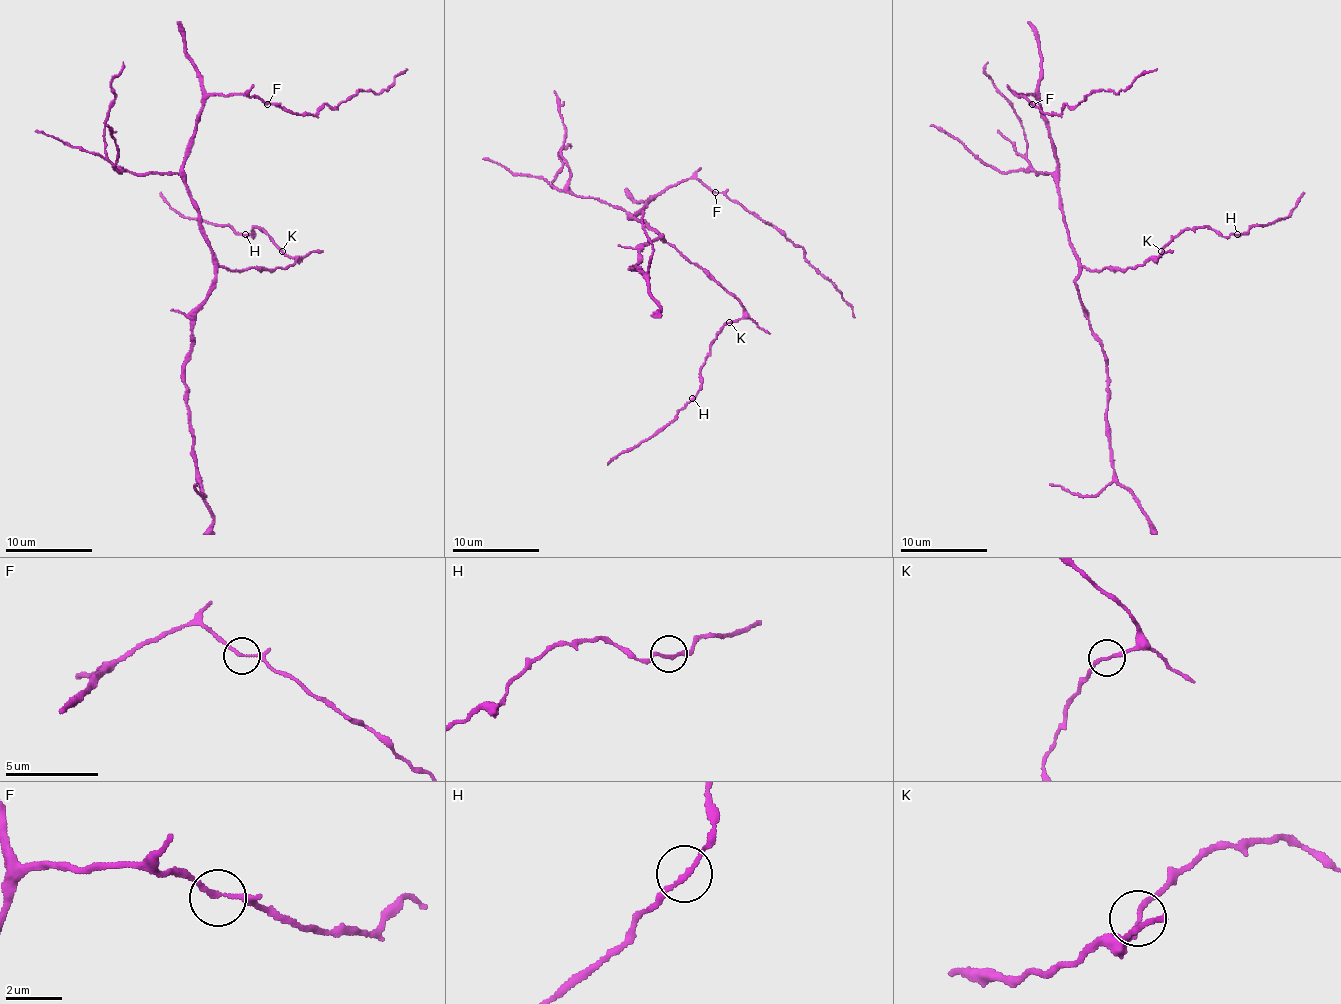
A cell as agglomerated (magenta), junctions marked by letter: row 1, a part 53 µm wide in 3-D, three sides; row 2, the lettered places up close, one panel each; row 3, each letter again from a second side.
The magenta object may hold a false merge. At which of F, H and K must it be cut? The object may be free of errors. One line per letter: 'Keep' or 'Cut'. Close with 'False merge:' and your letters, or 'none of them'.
F: Keep
H: Keep
K: Keep
False merge: none of them

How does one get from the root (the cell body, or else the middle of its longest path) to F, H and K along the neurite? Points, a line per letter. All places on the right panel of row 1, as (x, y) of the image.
F: (1062, 210), (1057, 190), (1057, 162), (1040, 103), (1031, 95), (1018, 95), (1031, 103)
H: (1062, 210), (1075, 257), (1090, 270), (1135, 268), (1155, 260), (1185, 229), (1205, 227), (1224, 236), (1237, 234)
K: (1062, 210), (1062, 221), (1075, 257), (1090, 270), (1135, 268), (1148, 260), (1155, 260), (1161, 251)

